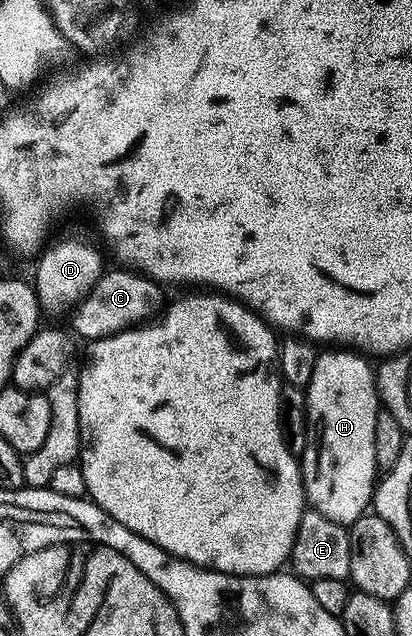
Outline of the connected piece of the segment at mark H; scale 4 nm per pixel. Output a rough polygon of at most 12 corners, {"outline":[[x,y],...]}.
{"outline":[[322,349],[299,456],[308,505],[351,524],[379,481],[374,363]]}

